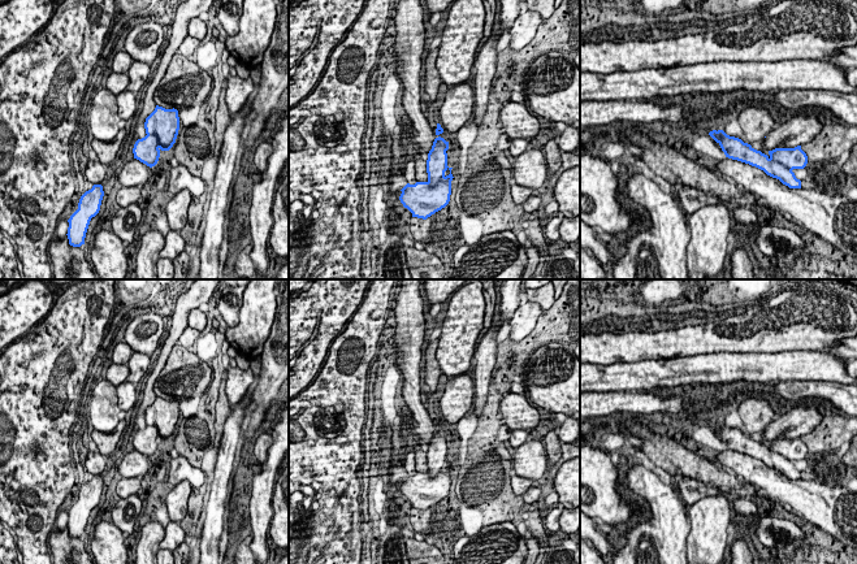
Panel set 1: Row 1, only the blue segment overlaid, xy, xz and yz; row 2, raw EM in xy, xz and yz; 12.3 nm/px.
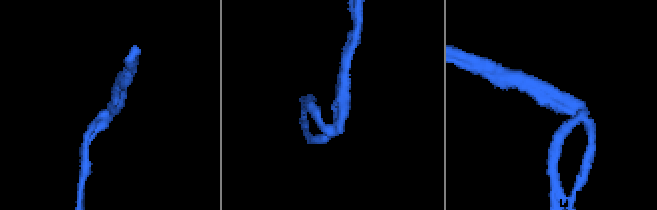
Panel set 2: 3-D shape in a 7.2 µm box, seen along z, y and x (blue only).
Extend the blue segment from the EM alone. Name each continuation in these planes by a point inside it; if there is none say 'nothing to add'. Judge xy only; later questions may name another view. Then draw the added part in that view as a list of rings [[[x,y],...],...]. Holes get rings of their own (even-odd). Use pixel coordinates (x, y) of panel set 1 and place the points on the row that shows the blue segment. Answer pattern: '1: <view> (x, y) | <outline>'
nothing to add

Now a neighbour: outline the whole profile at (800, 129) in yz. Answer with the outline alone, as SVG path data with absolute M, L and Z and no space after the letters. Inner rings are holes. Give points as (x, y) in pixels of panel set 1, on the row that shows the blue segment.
M795 113L789 121L770 131L762 142L761 152L767 155L775 148L795 148L809 143L823 129L818 114Z

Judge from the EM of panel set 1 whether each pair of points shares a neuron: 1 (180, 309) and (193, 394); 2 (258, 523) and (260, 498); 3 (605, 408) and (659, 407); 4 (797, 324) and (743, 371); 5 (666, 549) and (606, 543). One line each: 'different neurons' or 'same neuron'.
1: different neurons
2: same neuron
3: same neuron
4: different neurons
5: different neurons

